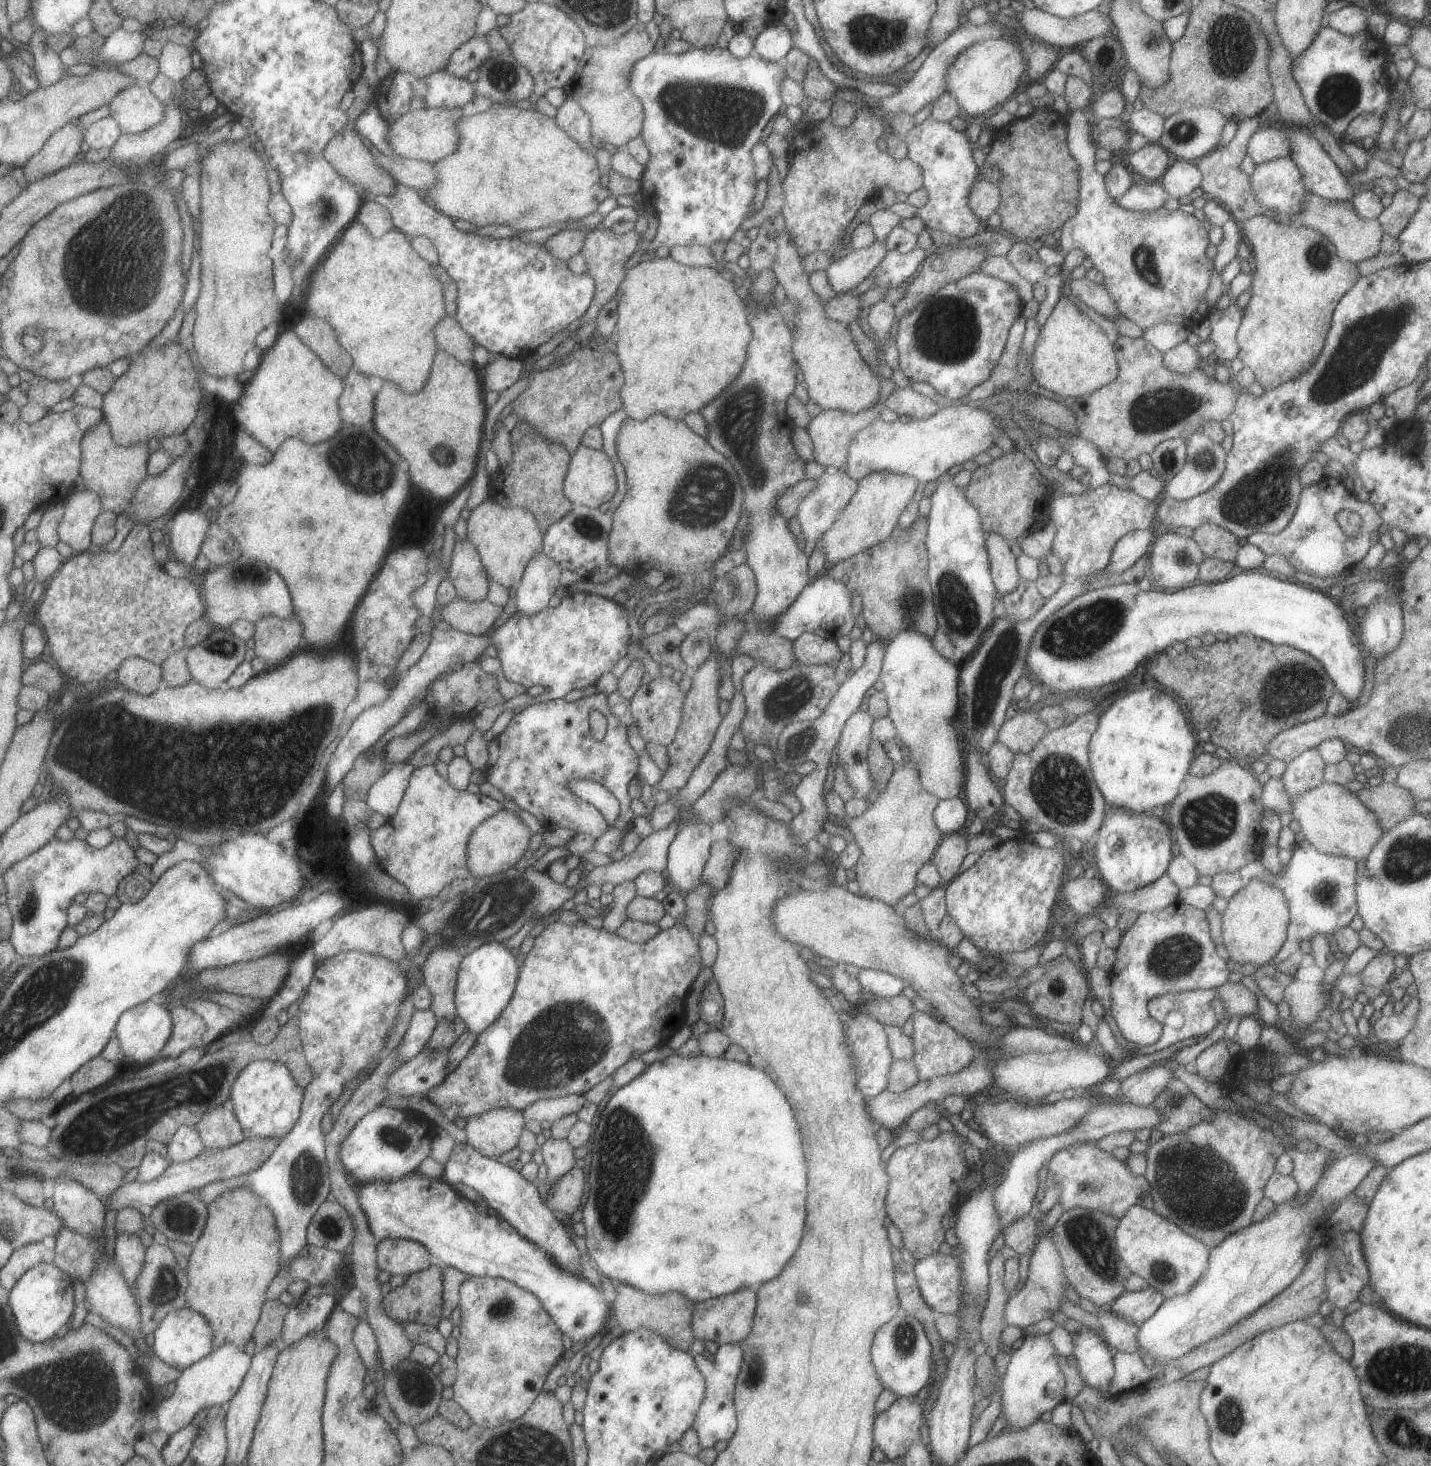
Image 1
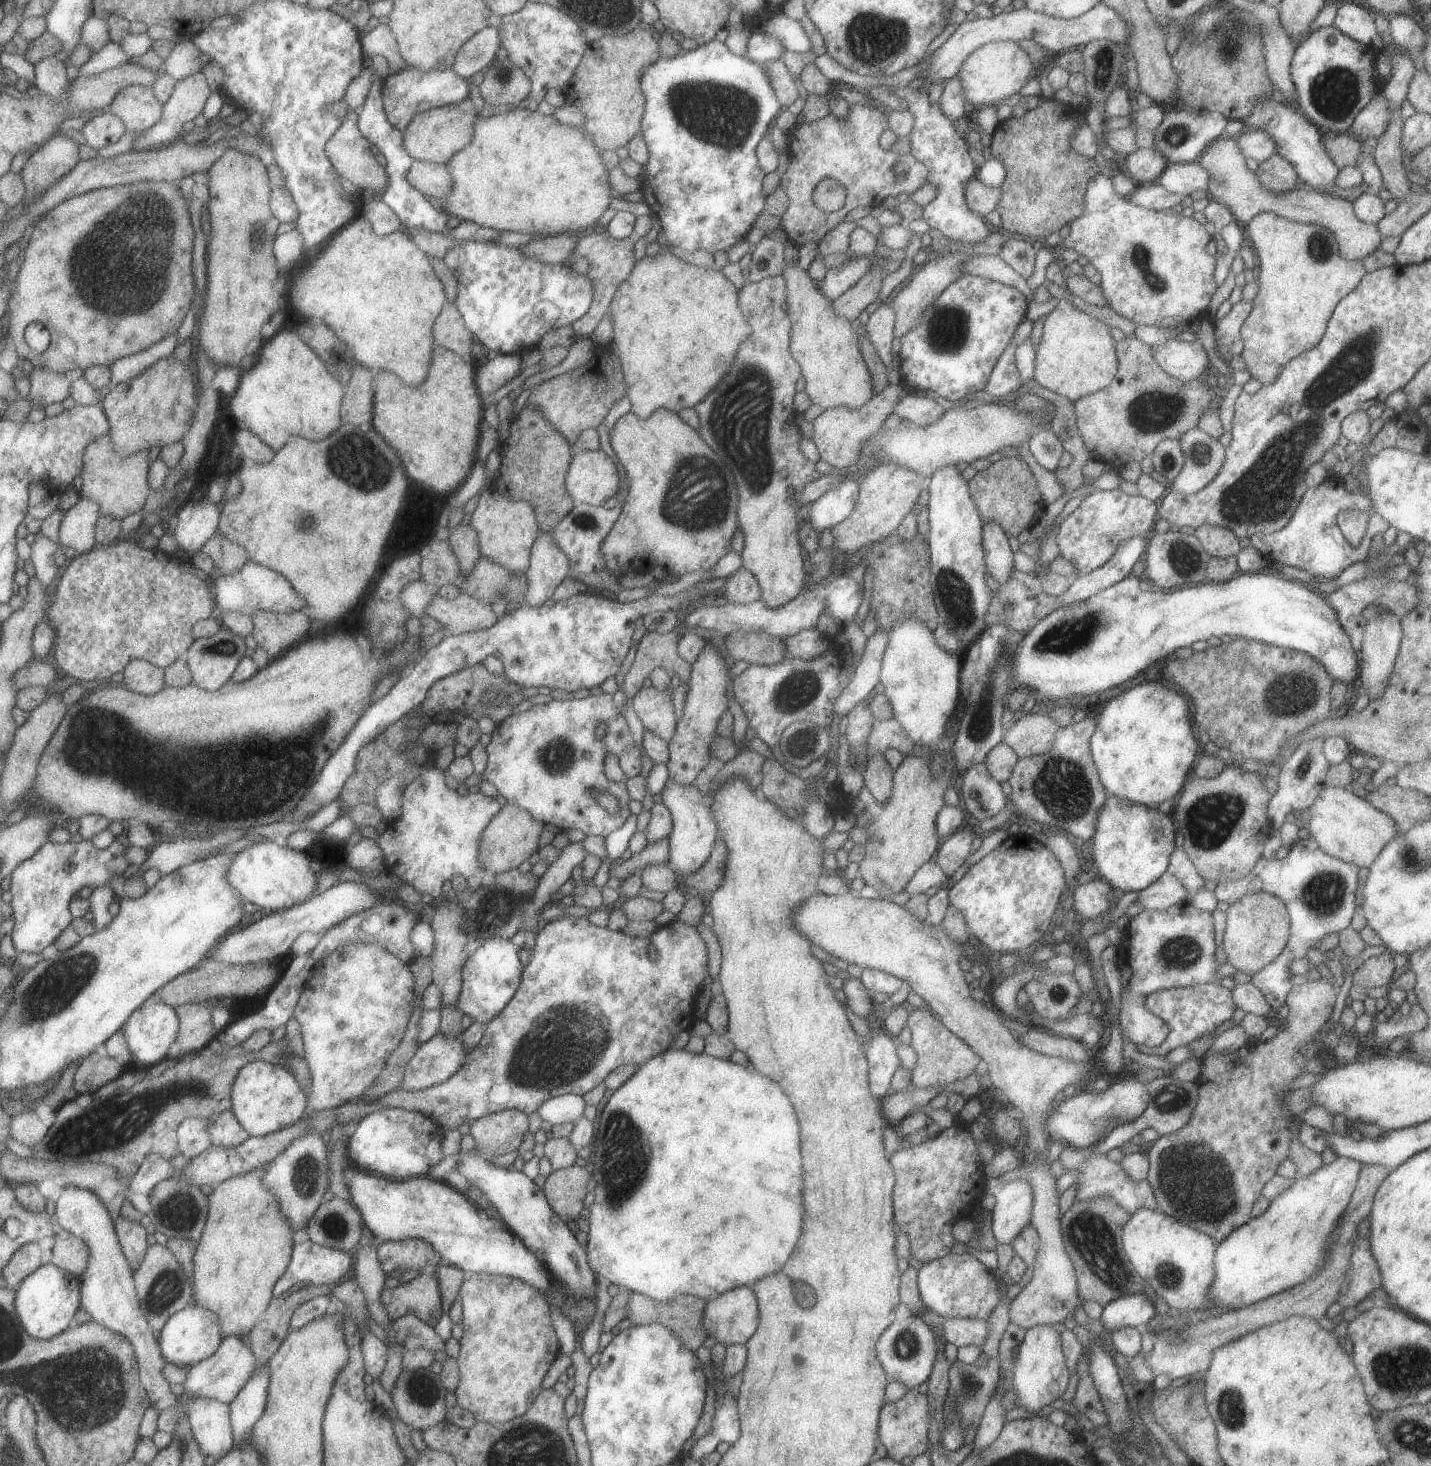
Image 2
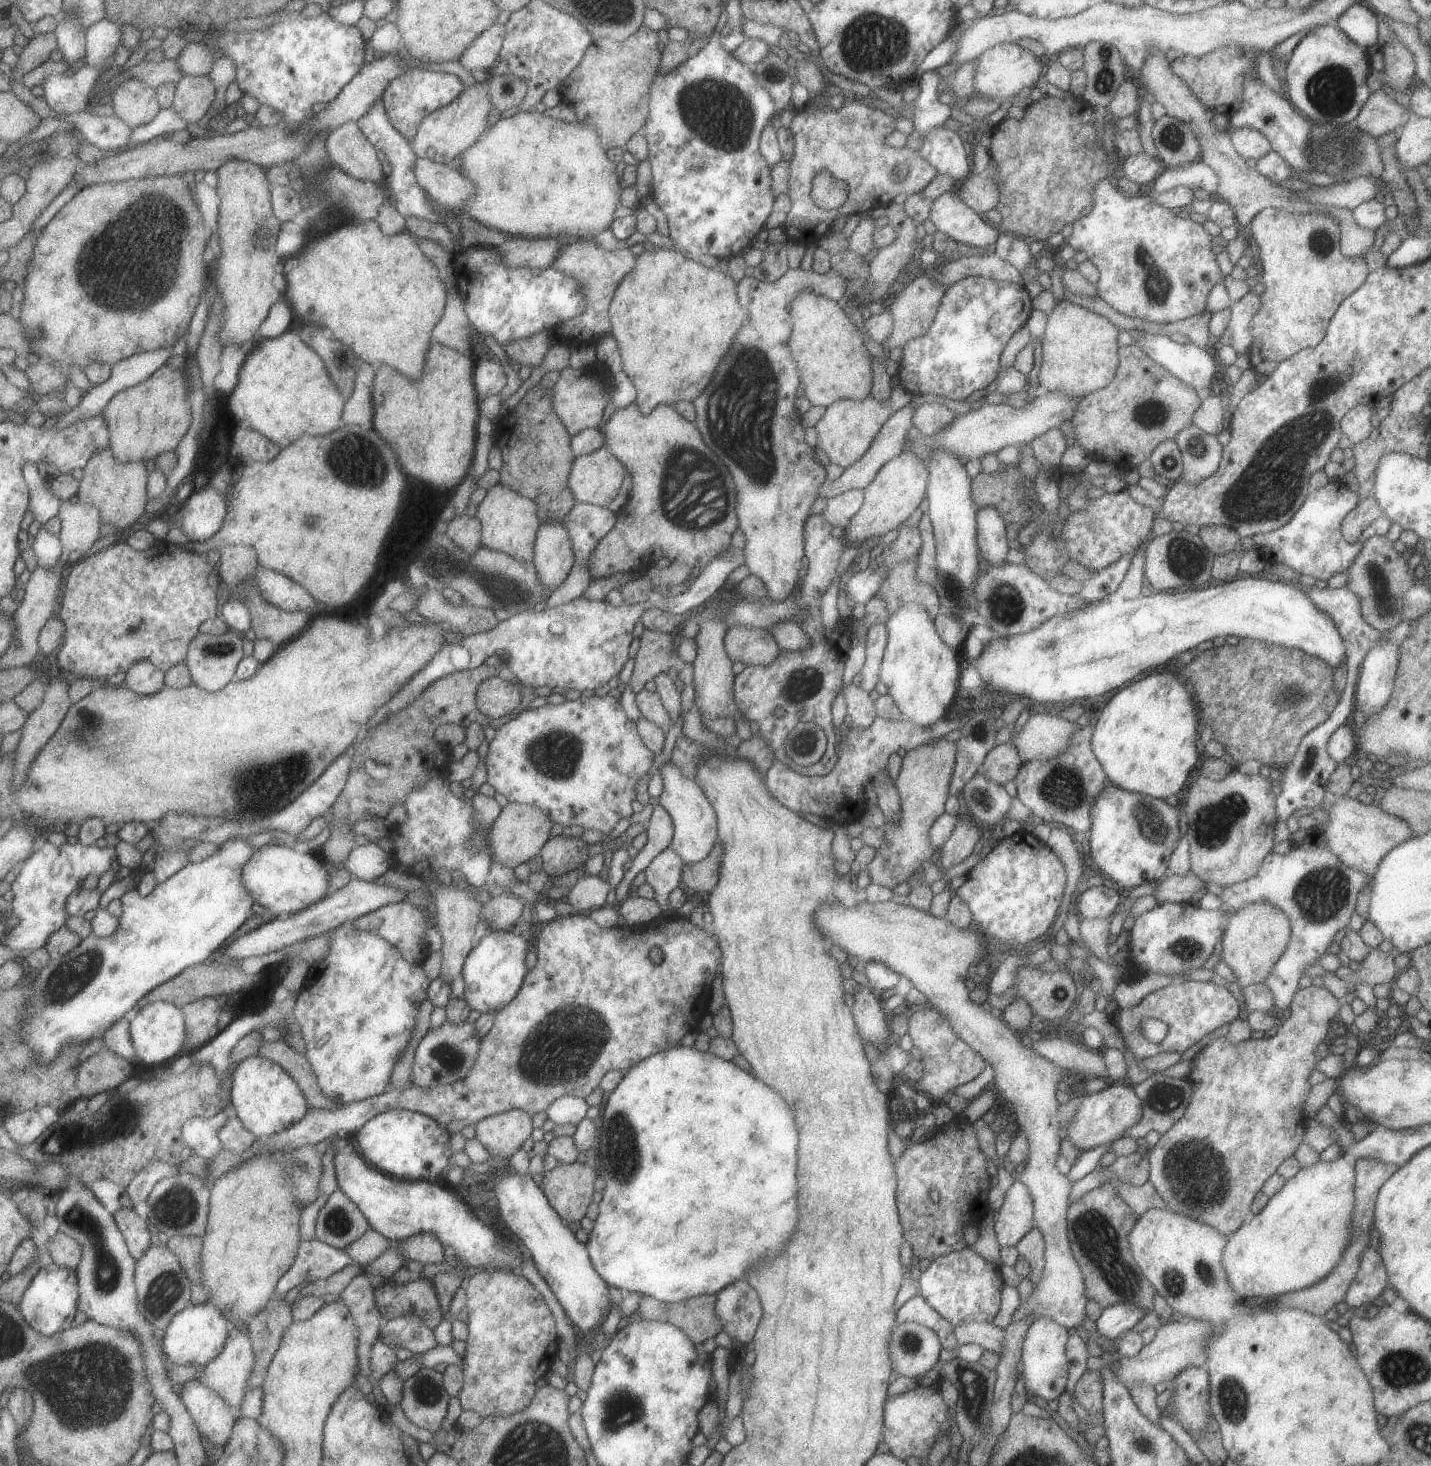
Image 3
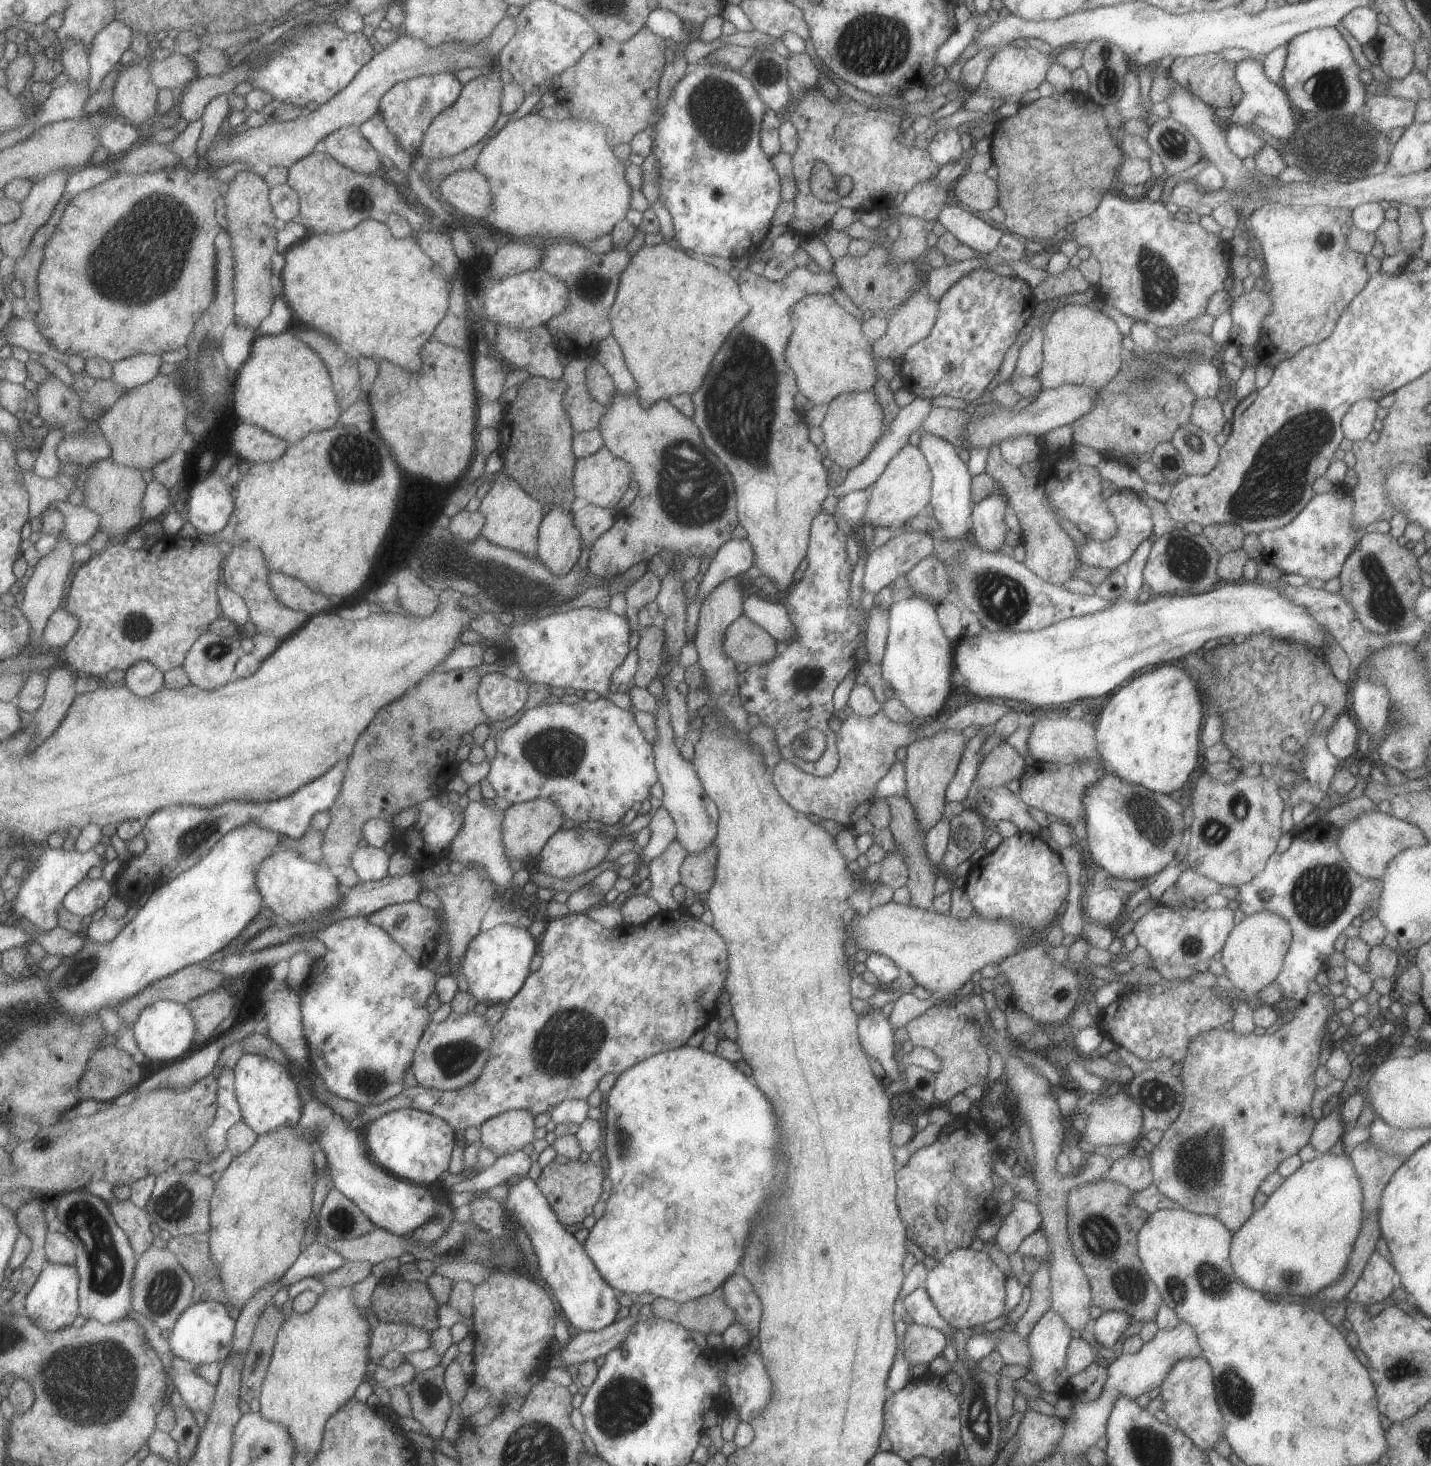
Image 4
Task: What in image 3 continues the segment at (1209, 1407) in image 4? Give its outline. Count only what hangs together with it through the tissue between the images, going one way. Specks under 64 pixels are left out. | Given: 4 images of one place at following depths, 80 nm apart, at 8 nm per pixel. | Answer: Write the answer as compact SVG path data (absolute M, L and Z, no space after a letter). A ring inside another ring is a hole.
M1185 1368L1167 1386L1171 1389L1171 1396L1168 1400L1171 1404L1171 1419L1181 1425L1190 1436L1201 1436L1201 1432L1207 1428L1207 1420L1212 1418L1209 1406L1207 1406L1209 1380L1205 1368Z

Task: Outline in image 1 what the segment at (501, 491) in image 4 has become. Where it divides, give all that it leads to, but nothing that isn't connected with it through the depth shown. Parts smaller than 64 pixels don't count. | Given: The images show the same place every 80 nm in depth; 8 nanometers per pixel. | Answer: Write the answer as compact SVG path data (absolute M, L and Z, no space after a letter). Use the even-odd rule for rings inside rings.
M490 496L469 514L466 538L475 548L488 581L508 589L520 582L527 562L541 549L542 534L535 518L521 506L505 507Z

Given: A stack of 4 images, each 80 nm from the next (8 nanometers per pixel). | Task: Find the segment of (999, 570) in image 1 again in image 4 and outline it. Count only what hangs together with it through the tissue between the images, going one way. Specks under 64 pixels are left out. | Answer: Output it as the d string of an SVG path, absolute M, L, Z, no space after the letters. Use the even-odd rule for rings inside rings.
M989 494L973 505L971 510L971 531L975 543L981 550L997 552L1004 544L1007 526L1004 522L1008 511L1008 499L1003 494Z

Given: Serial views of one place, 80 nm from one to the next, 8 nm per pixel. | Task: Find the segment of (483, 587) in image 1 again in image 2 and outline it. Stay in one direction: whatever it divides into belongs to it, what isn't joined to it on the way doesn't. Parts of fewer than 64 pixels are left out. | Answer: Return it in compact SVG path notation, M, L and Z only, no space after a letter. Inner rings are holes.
M459 524L455 528L448 530L448 546L457 558L461 574L469 574L473 564L480 558L477 534L475 530L467 524Z

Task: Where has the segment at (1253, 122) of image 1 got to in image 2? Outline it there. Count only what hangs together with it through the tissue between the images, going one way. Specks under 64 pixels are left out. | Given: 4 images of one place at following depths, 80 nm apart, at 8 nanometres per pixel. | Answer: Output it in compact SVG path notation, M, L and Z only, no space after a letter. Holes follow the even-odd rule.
M1220 137L1207 146L1197 161L1209 174L1209 184L1206 189L1208 197L1227 206L1238 224L1249 222L1261 212L1269 212L1291 222L1315 224L1327 228L1337 242L1339 256L1347 261L1362 261L1365 256L1380 247L1379 228L1375 224L1366 224L1357 220L1352 202L1309 189L1289 190L1283 194L1271 192L1259 184L1257 176L1246 168L1245 160L1241 148L1237 146L1237 137Z

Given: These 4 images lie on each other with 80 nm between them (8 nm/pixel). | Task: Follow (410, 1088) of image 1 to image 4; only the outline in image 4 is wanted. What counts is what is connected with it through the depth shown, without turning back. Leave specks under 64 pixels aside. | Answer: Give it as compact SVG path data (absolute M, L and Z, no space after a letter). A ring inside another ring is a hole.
M475 1012L449 1016L437 1024L430 1024L422 1031L421 1038L415 1046L411 1064L411 1073L418 1085L436 1090L458 1090L465 1084L471 1084L481 1074L487 1048L491 1044L491 1028L481 1014Z

